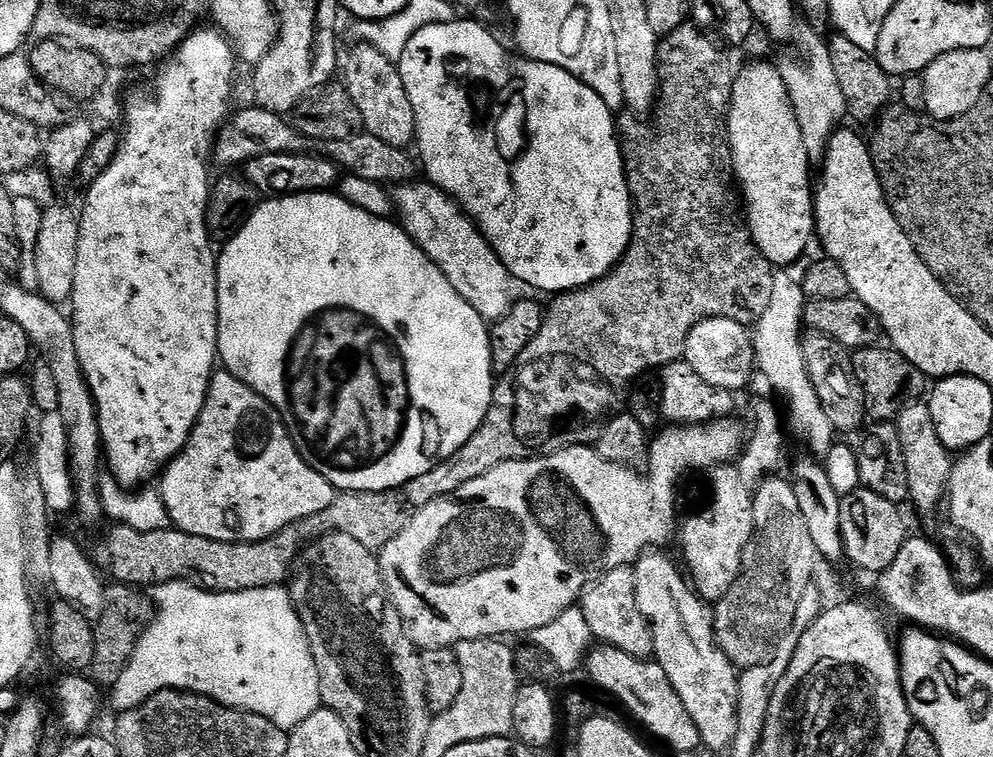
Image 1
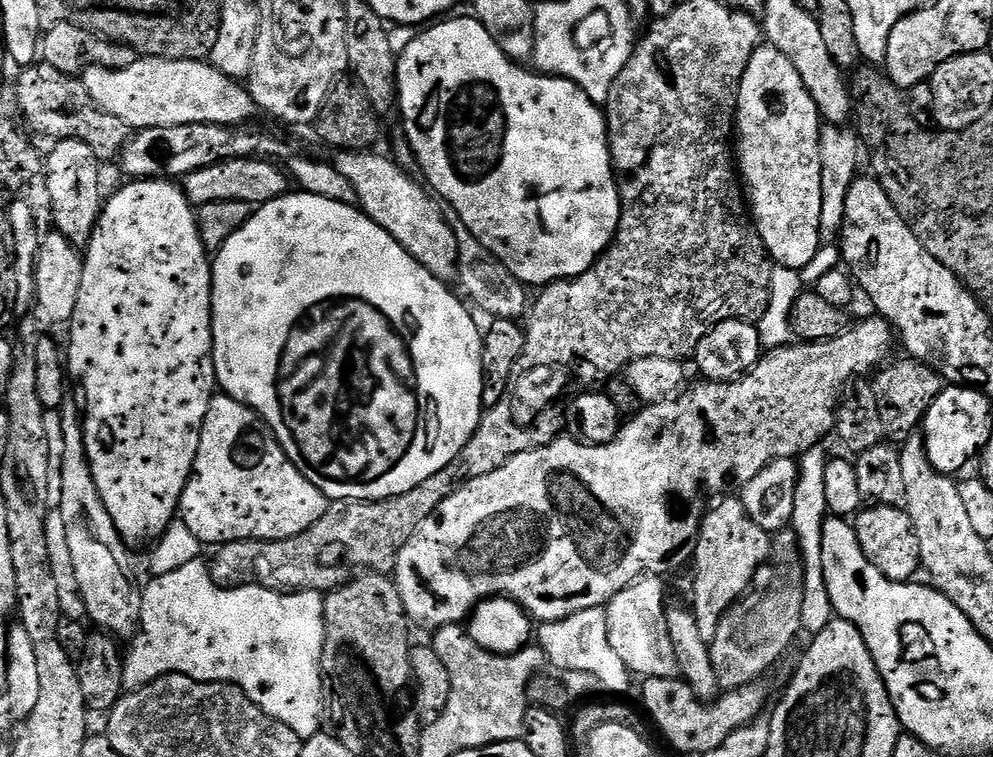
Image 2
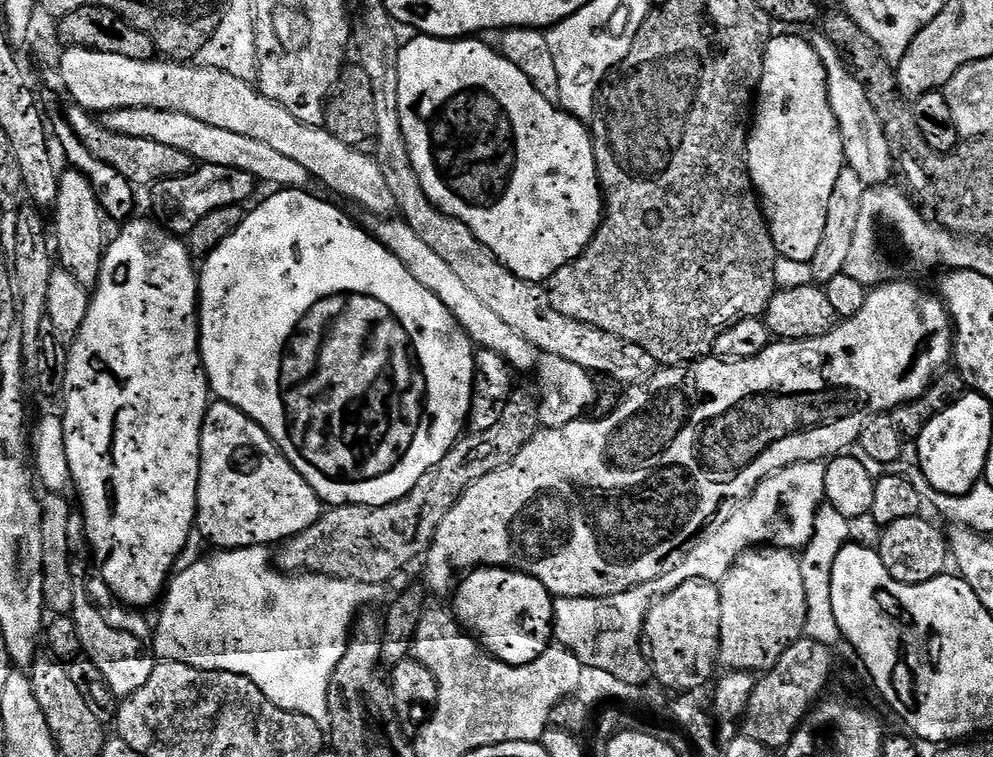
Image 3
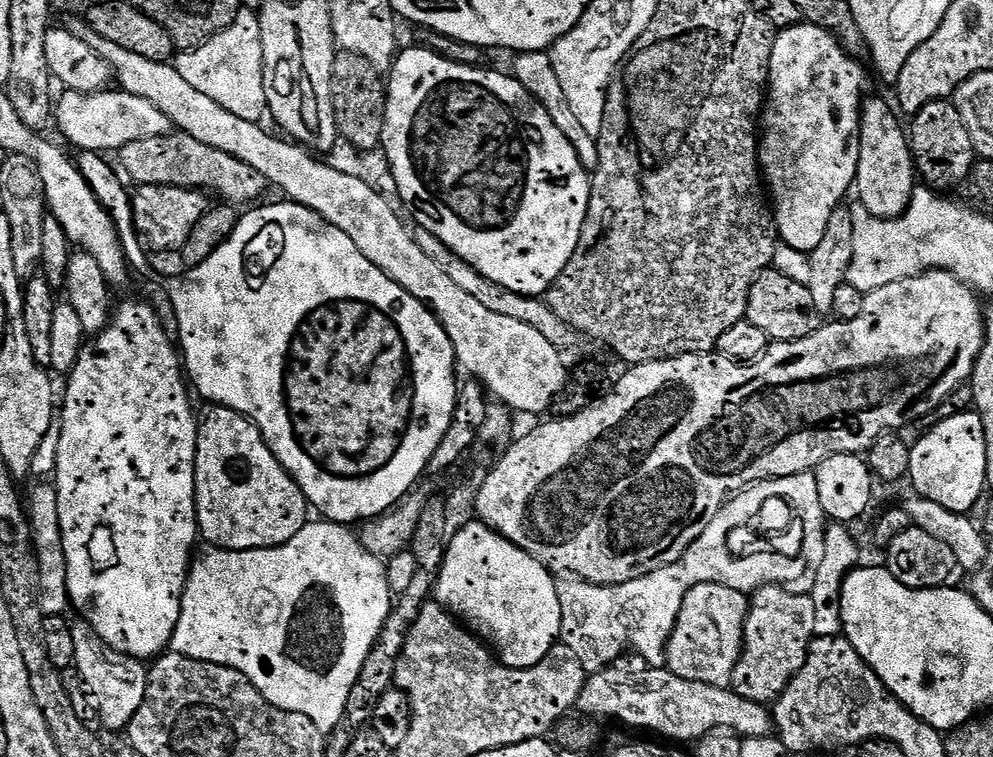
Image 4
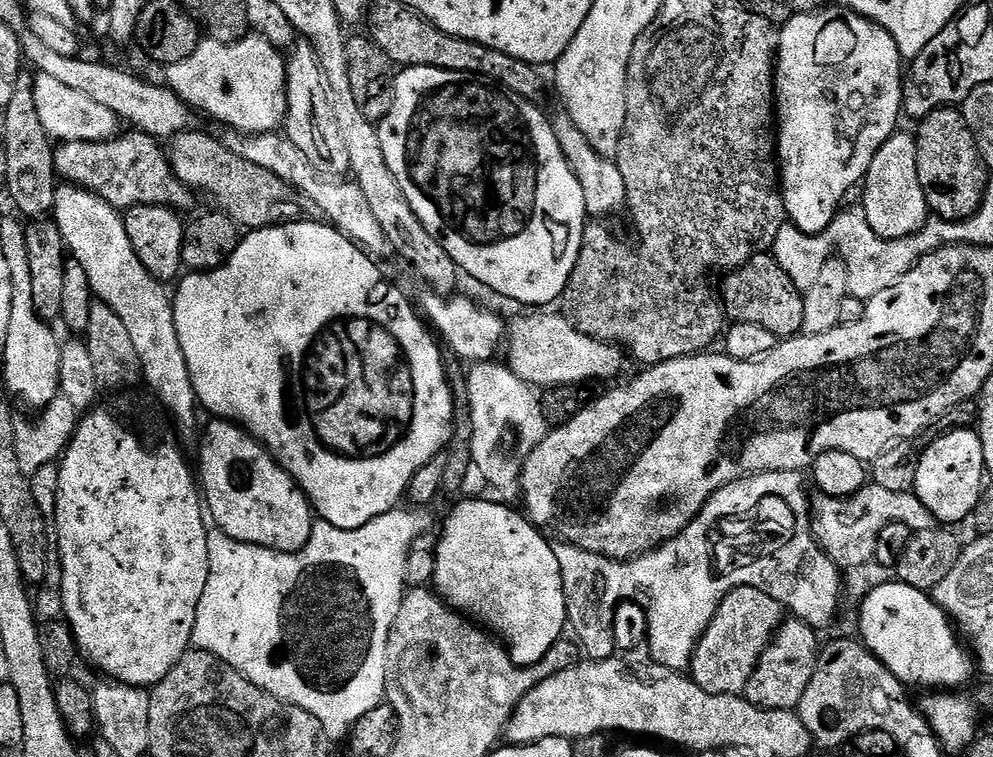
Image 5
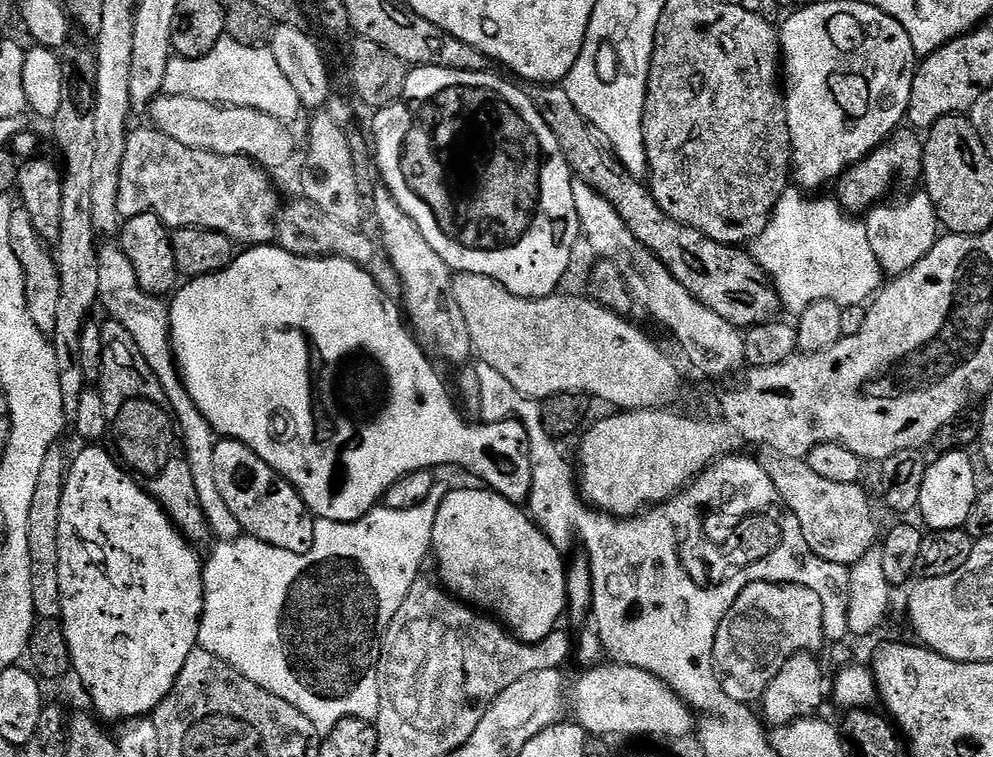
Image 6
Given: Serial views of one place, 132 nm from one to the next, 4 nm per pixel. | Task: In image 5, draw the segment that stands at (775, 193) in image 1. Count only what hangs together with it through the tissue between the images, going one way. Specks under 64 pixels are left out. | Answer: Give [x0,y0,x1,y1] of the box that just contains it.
[774,6,905,236]

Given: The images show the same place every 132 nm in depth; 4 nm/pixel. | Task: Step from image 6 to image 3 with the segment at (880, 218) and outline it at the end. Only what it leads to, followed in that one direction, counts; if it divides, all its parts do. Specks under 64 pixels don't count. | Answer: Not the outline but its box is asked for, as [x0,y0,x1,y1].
[810,34,894,186]

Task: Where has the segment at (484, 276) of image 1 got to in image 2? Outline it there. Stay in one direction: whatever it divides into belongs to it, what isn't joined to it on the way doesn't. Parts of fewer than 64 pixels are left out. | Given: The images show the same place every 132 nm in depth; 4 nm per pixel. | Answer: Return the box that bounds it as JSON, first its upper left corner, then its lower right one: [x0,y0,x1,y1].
[334,150,458,281]

